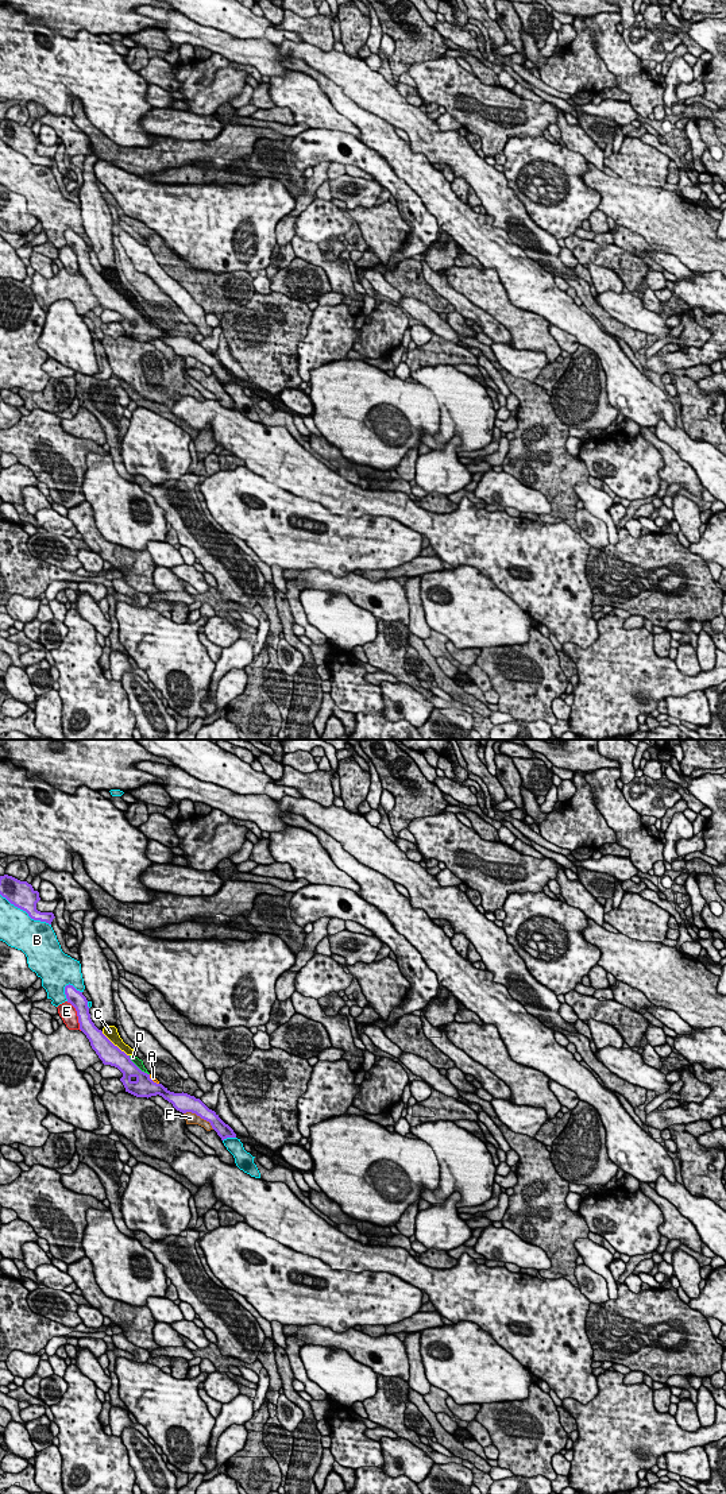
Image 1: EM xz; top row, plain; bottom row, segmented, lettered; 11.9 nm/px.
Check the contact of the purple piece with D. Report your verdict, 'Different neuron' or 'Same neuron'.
Different neuron

